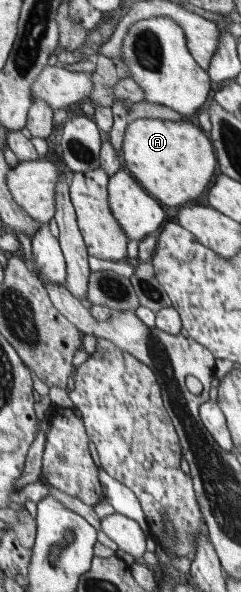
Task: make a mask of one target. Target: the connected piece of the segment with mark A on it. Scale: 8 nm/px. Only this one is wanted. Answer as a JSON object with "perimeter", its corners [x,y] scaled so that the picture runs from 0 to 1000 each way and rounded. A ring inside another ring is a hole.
{"perimeter":[[[651,199],[552,201],[527,208],[506,231],[510,282],[568,302],[602,326],[676,346],[726,350],[842,329],[851,313],[876,309],[900,279],[880,242],[859,228],[768,204]]]}

